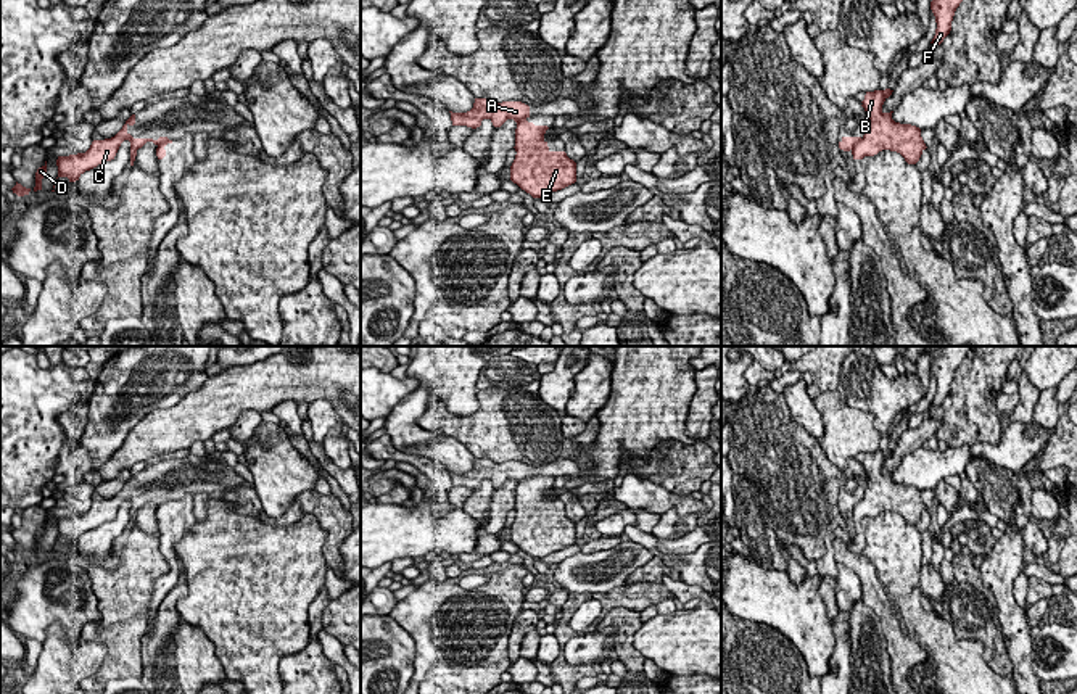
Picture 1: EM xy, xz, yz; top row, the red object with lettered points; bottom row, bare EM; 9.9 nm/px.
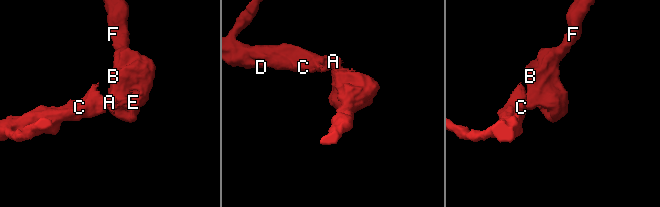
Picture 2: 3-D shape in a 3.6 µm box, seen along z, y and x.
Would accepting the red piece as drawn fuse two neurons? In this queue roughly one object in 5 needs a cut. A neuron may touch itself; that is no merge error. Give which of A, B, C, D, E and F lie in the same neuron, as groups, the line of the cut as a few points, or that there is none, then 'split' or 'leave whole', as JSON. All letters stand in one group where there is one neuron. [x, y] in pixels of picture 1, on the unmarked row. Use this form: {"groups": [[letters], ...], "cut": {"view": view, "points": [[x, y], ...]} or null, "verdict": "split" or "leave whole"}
{"groups": [["A", "C", "D"], ["B", "E", "F"]], "cut": {"view": "xy", "points": [[168, 499], [158, 506]]}, "verdict": "split"}

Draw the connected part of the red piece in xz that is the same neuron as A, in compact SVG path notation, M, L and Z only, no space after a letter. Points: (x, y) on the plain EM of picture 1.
M475 459L473 469L467 473L451 473L452 486L467 486L477 490L483 480L489 480L494 488L501 488L507 480L517 485L530 478L530 467L522 462L496 464L488 459Z

